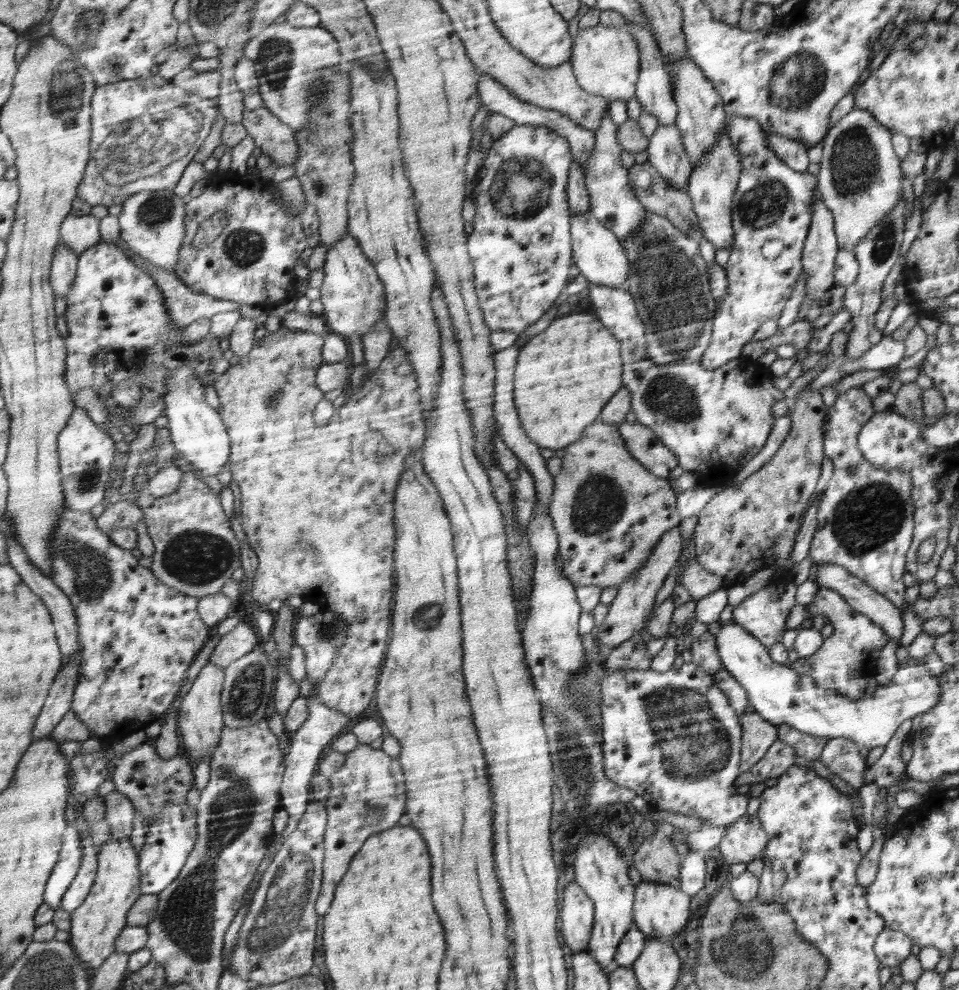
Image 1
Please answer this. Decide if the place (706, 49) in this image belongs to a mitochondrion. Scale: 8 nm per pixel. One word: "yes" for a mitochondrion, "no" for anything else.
no

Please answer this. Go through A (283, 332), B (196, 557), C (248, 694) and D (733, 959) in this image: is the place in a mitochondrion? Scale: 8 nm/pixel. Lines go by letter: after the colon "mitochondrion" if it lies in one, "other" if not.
A: other
B: mitochondrion
C: mitochondrion
D: mitochondrion

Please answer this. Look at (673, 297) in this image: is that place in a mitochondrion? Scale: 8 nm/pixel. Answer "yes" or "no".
yes

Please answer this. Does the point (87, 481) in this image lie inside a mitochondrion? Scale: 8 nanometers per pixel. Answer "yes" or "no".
yes

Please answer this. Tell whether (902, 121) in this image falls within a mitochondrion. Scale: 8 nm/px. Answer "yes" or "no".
no

